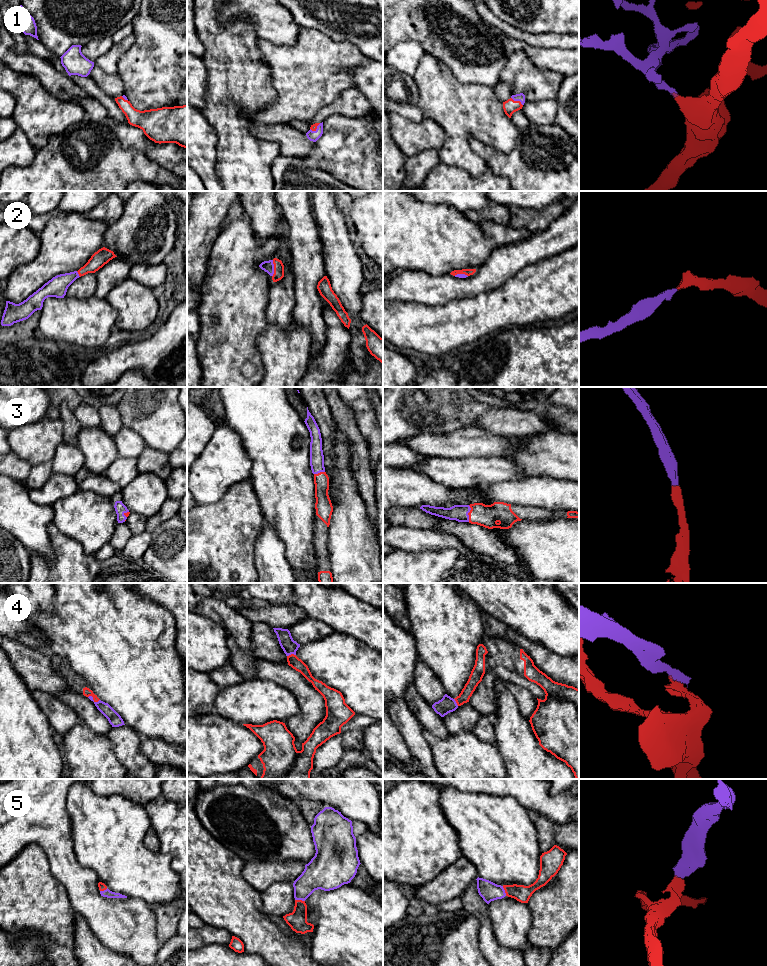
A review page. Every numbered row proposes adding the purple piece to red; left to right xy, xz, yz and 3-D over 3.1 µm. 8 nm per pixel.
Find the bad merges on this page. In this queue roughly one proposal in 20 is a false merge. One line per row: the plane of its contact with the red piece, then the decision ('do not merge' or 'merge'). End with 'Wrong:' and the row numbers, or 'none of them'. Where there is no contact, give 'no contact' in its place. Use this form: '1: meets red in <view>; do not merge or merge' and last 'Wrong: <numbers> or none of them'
1: meets red in yz; merge
2: meets red in xz; merge
3: meets red in yz; merge
4: meets red in xy; merge
5: meets red in xz; merge
Wrong: none of them

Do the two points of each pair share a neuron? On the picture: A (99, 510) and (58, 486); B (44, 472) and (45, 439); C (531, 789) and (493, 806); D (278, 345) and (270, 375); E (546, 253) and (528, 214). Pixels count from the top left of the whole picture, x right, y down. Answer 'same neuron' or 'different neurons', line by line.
A: same neuron
B: same neuron
C: different neurons
D: same neuron
E: different neurons

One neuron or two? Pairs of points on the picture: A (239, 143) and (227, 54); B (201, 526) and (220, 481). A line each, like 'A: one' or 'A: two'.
A: one
B: two

